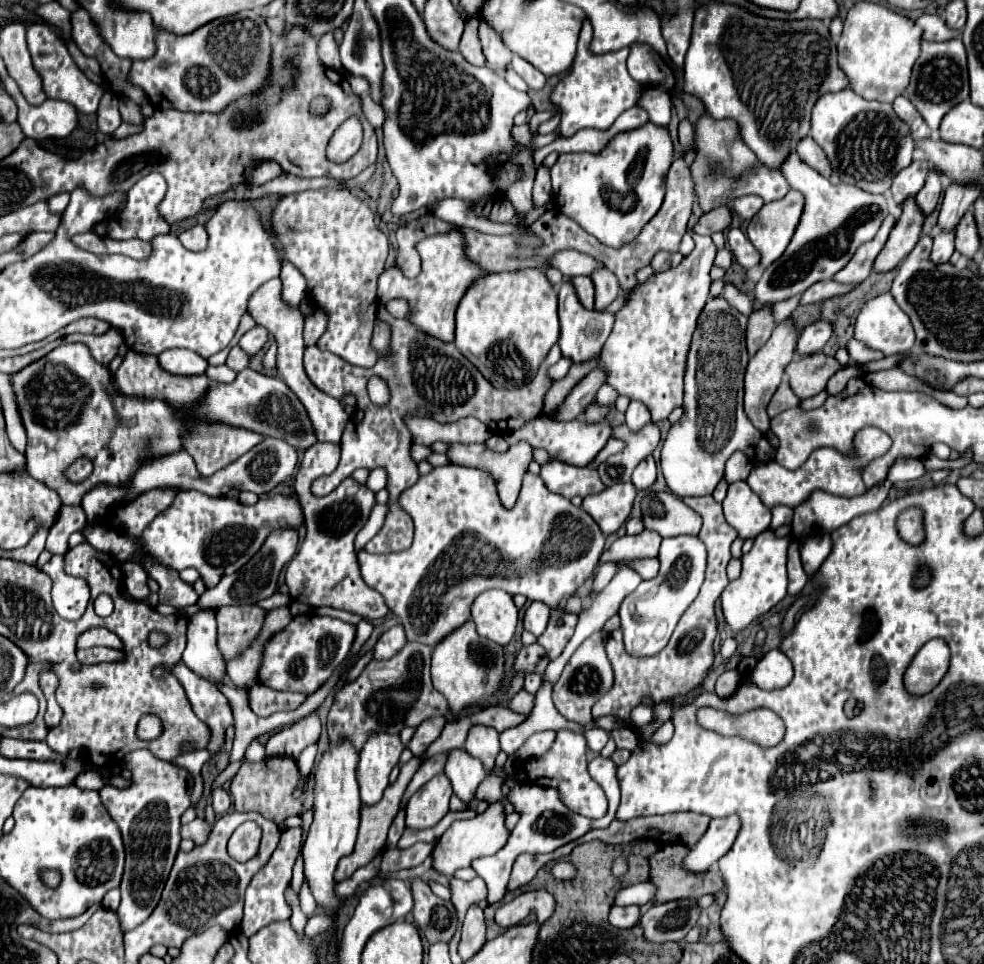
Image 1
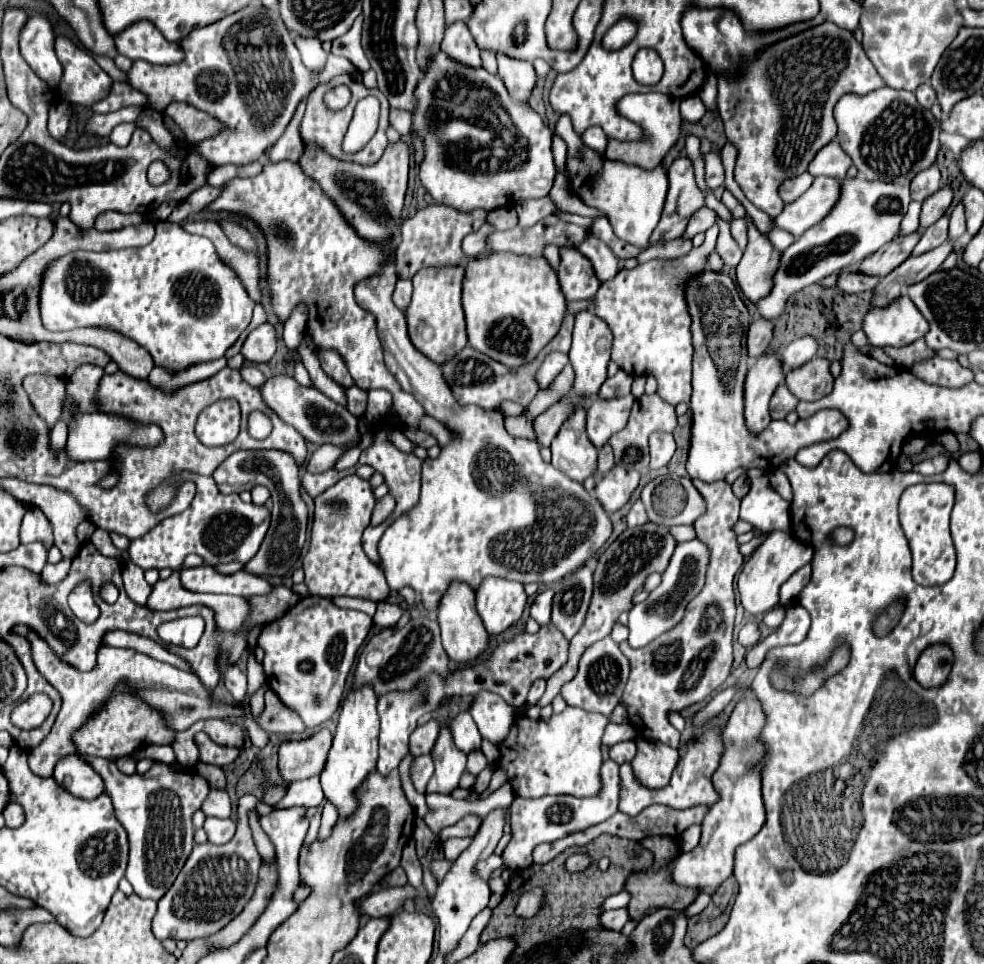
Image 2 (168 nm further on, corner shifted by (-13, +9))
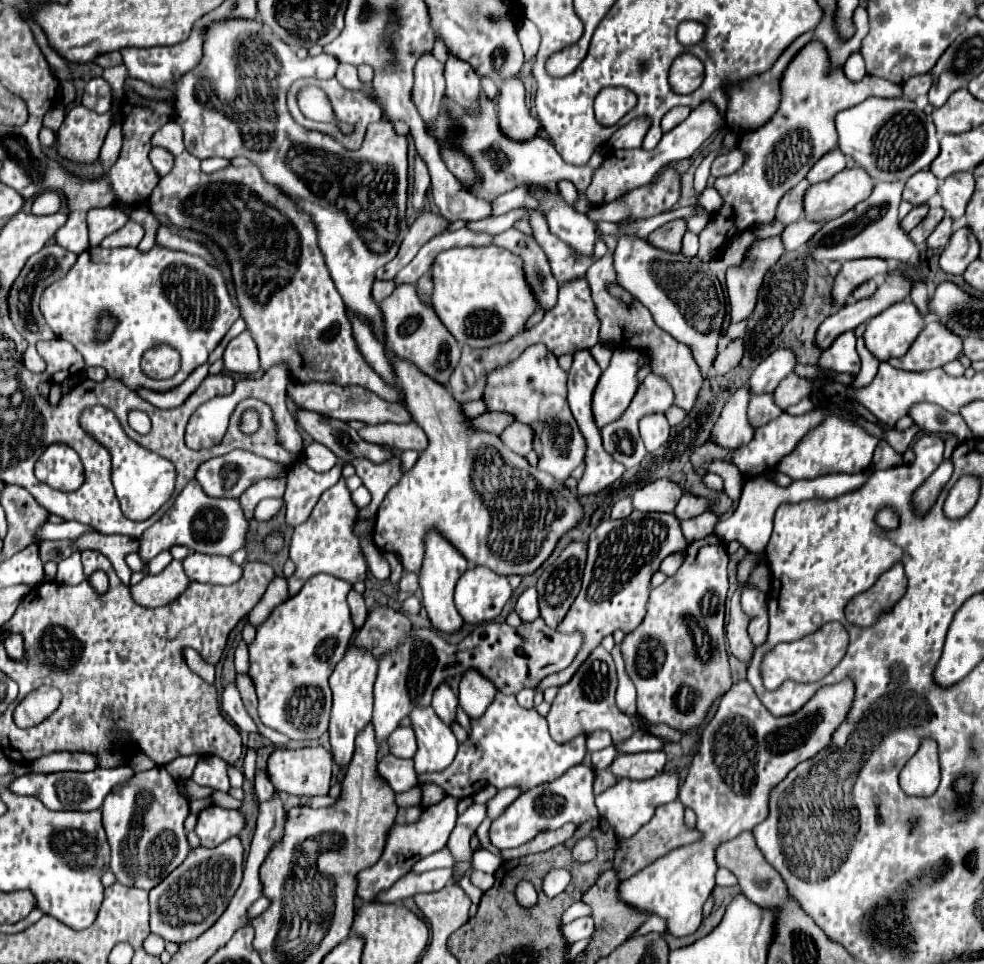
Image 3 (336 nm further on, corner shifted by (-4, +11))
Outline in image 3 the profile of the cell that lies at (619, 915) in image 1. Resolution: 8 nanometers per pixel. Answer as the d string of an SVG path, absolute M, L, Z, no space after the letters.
M591 916L577 918L577 920L563 926L563 934L565 934L565 940L569 944L573 944L577 940L583 940L583 938L591 938L593 932L595 932L595 924L593 924Z

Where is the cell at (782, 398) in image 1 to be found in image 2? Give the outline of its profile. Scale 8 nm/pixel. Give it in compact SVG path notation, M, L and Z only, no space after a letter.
M780 384L780 386L776 388L772 400L770 400L770 416L772 416L774 420L786 418L786 414L792 412L792 410L796 408L796 404L798 404L796 396L790 394L790 390L786 388L786 384Z

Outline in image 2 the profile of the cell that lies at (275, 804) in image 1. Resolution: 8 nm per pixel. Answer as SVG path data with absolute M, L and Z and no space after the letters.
M268 786L266 790L264 790L264 798L262 798L262 802L266 802L266 804L276 804L278 800L282 800L282 796L286 794L286 790L284 788L280 788L280 786Z

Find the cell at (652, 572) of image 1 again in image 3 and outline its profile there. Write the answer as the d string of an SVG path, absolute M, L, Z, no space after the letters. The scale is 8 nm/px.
M633 510L629 518L601 522L589 536L583 588L559 626L559 630L565 634L579 632L583 636L583 644L571 666L557 674L551 674L549 678L543 678L535 690L543 692L549 686L563 686L565 682L569 682L581 662L591 654L595 646L601 644L607 634L613 634L619 628L623 632L633 632L647 612L651 576L657 572L665 556L681 552L685 548L687 542L681 534L679 520L673 514Z

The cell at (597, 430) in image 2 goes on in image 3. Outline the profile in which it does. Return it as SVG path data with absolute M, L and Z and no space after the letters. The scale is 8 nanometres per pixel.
M617 348L609 368L601 374L593 392L593 418L599 430L615 422L627 410L633 394L637 392L637 358L637 350Z

